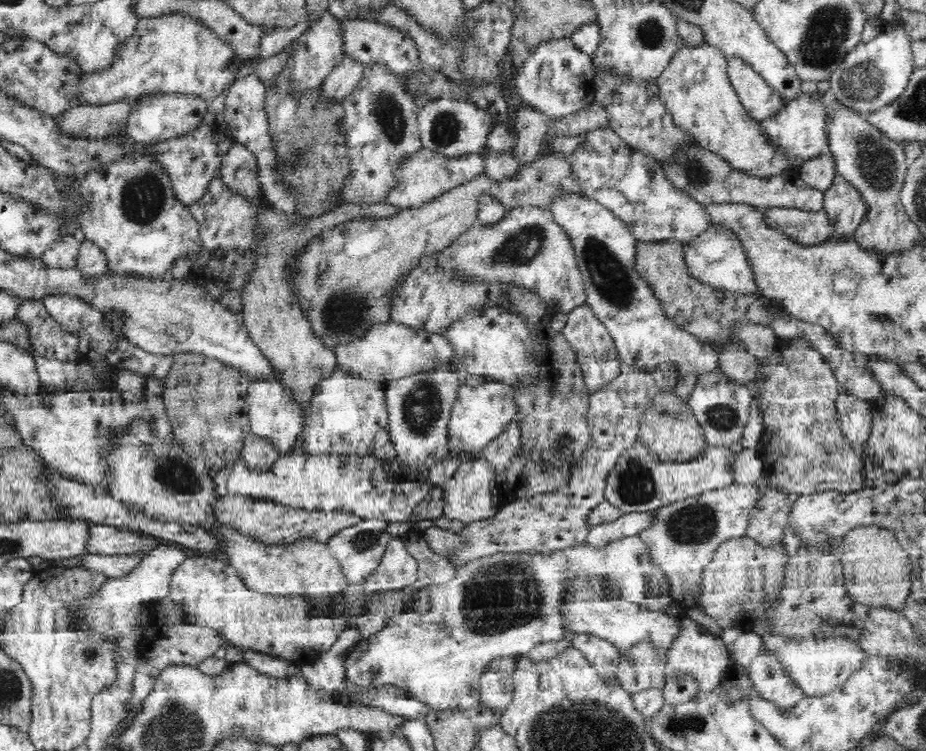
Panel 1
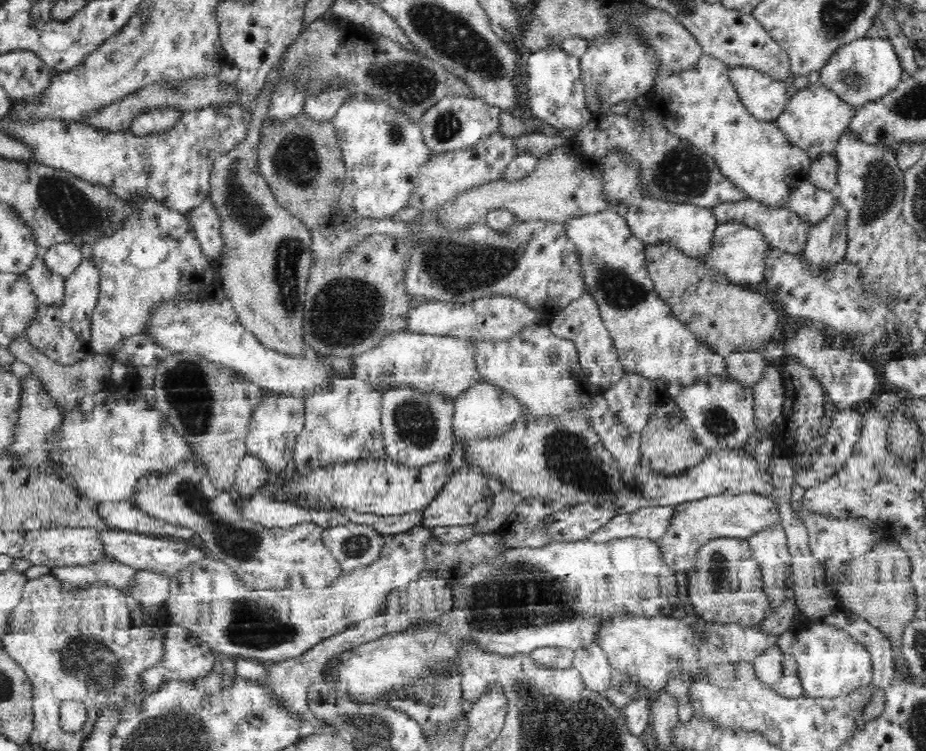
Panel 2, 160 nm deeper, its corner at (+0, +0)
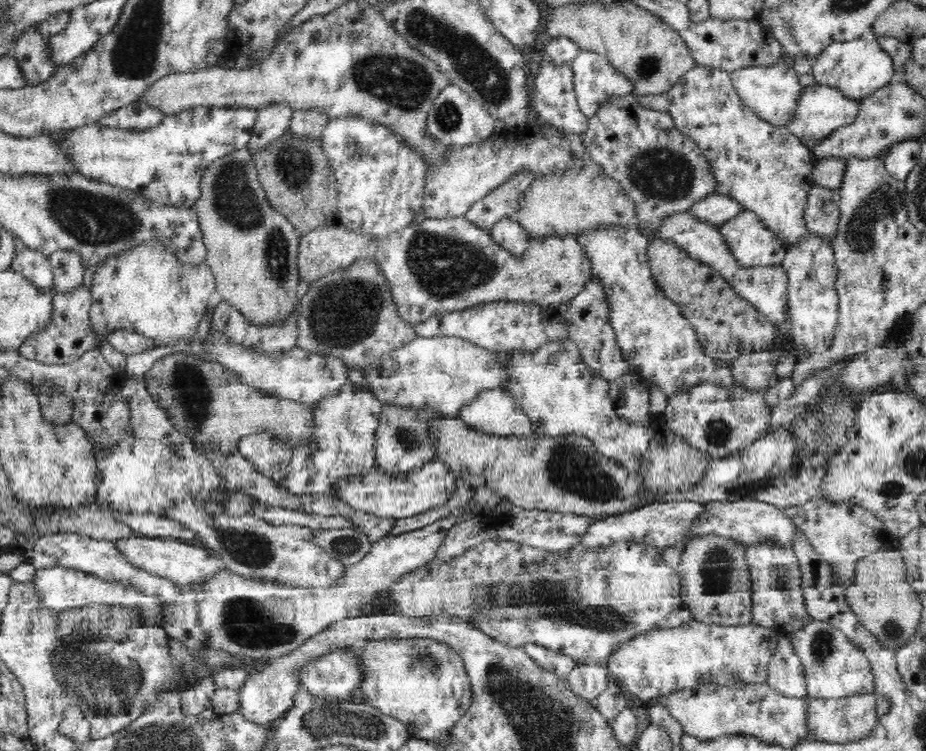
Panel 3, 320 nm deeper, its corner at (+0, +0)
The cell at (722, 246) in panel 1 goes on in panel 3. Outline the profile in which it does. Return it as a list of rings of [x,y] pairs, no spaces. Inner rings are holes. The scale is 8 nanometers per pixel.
[[[744,210],[741,216],[727,221],[719,230],[722,233],[723,242],[726,243],[727,251],[739,268],[782,266],[787,249],[780,245],[780,241],[775,240],[774,233],[766,228],[755,212]]]

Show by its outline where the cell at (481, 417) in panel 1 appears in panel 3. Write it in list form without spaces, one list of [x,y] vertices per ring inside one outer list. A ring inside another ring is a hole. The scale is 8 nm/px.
[[[502,387],[482,389],[457,416],[471,430],[490,436],[525,435],[532,431],[529,416]]]

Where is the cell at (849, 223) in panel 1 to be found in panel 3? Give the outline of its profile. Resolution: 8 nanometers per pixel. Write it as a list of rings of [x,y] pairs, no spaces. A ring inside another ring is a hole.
[[[806,231],[798,242],[787,249],[786,256],[782,262],[783,269],[787,272],[787,310],[790,317],[790,334],[793,336],[794,352],[798,355],[809,352],[822,352],[830,348],[834,336],[834,329],[837,327],[839,319],[839,294],[836,290],[838,267],[836,266],[836,257],[834,245],[830,239]]]

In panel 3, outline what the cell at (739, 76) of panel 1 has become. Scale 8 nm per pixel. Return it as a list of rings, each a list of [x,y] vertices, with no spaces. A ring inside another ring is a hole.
[[[786,62],[770,67],[746,67],[732,71],[731,82],[745,106],[750,108],[761,121],[786,126],[794,118],[803,87],[794,67],[790,68]]]

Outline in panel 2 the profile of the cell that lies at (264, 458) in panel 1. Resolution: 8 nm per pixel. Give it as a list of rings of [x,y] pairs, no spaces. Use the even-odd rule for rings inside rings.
[[[246,453],[239,462],[233,484],[233,494],[236,498],[244,498],[256,494],[257,488],[266,484],[271,475],[266,461],[254,453]]]

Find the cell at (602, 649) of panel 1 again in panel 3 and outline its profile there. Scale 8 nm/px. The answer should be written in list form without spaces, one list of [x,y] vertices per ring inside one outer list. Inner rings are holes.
[[[577,663],[568,674],[572,691],[590,701],[596,700],[609,684],[609,669],[600,663]]]

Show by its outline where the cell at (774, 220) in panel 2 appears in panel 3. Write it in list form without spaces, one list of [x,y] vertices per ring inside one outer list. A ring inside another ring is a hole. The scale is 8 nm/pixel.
[[[724,193],[710,194],[690,208],[690,211],[694,211],[701,220],[706,220],[718,228],[727,221],[741,216],[744,210],[746,207],[742,203]]]

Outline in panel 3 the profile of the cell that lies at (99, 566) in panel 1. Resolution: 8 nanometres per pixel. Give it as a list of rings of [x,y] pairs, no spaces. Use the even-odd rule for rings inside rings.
[[[53,567],[48,569],[38,569],[36,579],[39,598],[45,606],[49,606],[56,612],[70,610],[70,608],[80,608],[94,602],[107,602],[112,605],[122,605],[123,607],[136,610],[142,608],[149,623],[153,623],[160,614],[160,603],[155,598],[150,598],[142,590],[139,590],[135,584],[111,582],[104,578],[98,578],[94,574],[82,572],[76,569],[66,569],[63,567]],[[154,606],[157,606],[156,612],[153,612]]]

